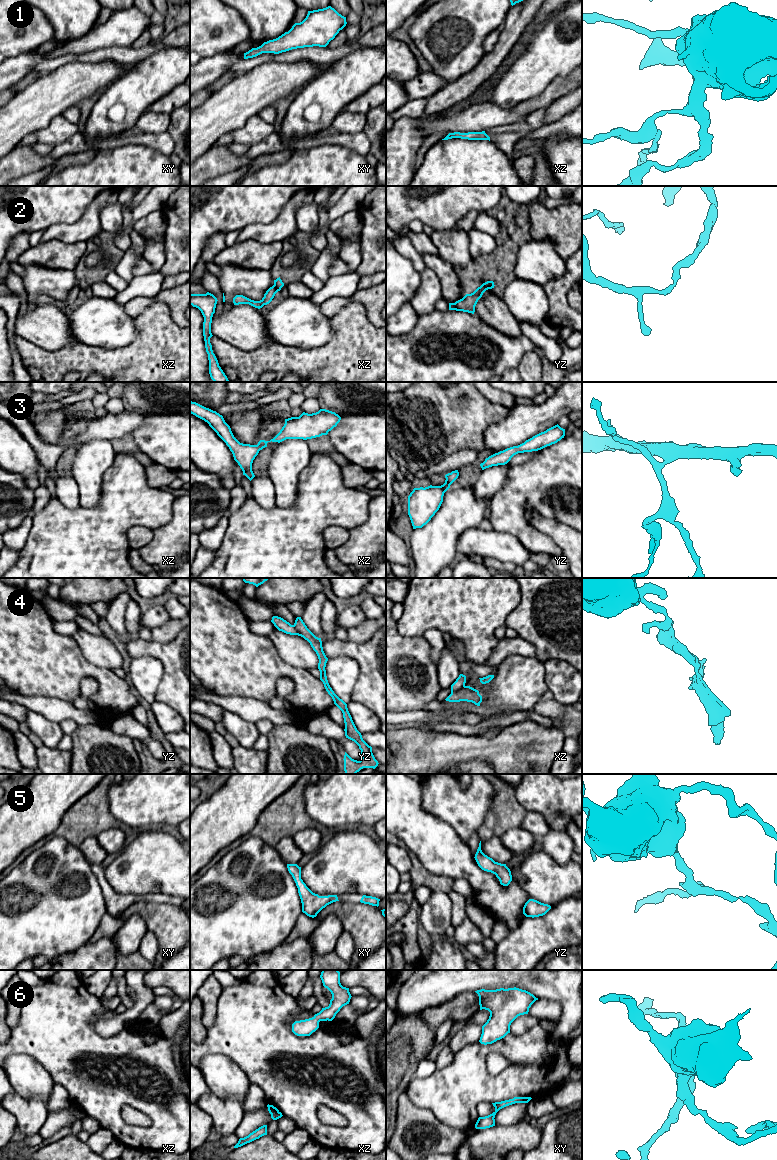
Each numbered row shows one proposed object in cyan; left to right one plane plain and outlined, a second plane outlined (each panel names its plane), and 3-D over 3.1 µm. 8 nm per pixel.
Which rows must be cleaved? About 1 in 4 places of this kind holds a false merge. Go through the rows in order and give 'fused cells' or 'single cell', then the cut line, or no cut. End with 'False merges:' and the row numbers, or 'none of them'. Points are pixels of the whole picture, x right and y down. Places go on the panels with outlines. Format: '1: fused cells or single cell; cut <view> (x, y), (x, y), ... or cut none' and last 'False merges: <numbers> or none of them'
1: single cell; cut none
2: fused cells; cut xz (274, 284), (278, 290)
3: single cell; cut none
4: fused cells; cut xz (464, 684), (451, 693)
5: single cell; cut none
6: single cell; cut none
False merges: 2, 4

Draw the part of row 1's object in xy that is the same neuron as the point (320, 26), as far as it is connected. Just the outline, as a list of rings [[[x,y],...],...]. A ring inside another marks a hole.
[[[331,6],[308,11],[302,22],[295,23],[288,32],[278,38],[264,42],[261,46],[244,53],[244,59],[262,53],[279,54],[297,48],[326,47],[346,24],[346,17]]]

